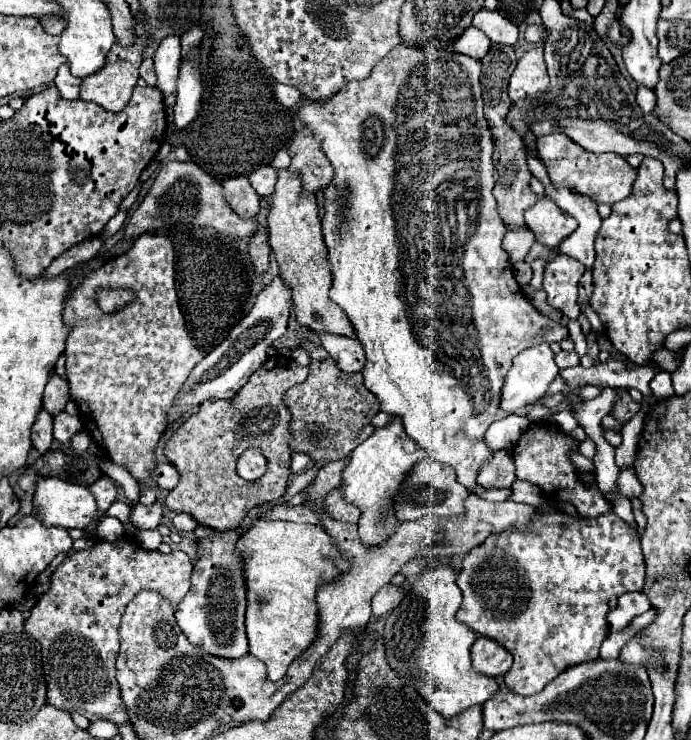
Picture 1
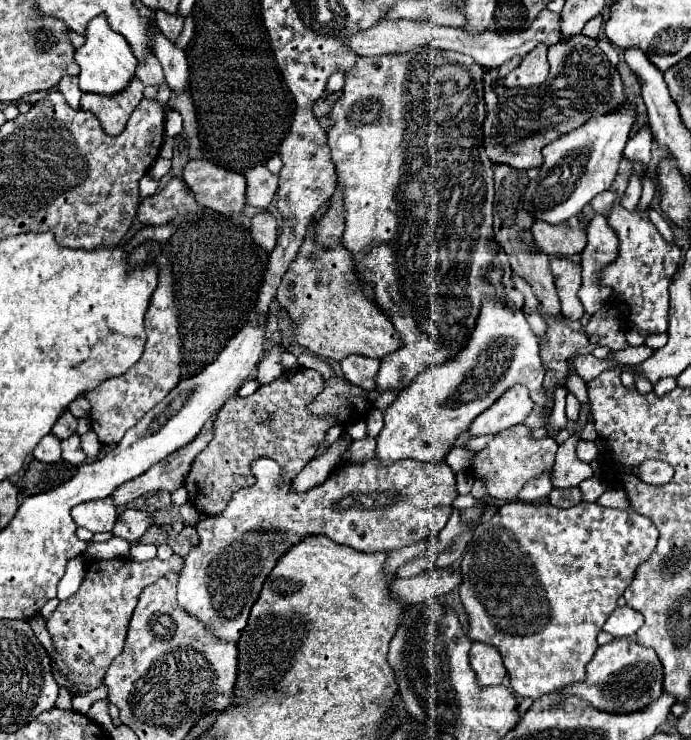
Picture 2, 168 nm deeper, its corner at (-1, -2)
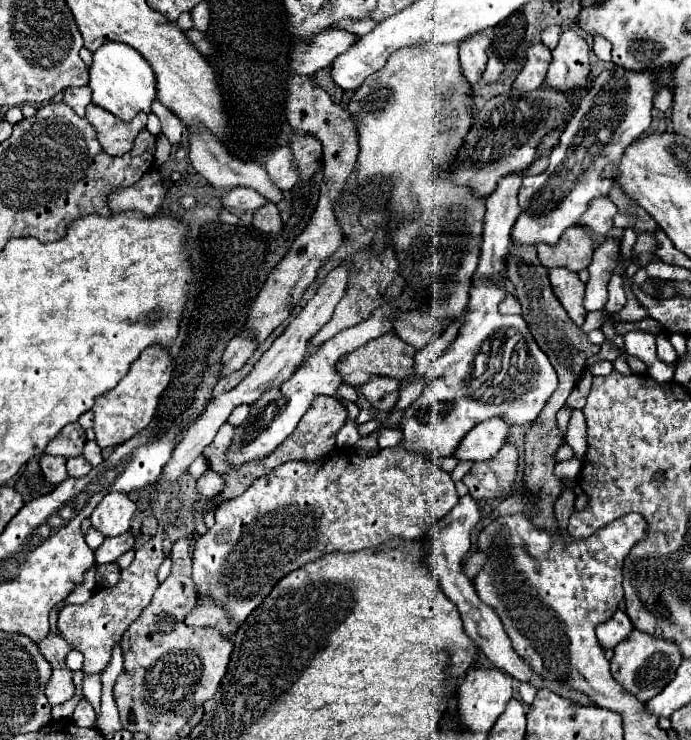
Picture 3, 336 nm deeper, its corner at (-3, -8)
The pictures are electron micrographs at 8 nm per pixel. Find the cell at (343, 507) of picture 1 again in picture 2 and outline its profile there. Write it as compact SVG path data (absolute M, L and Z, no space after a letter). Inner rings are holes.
M255 458L251 462L251 474L257 476L257 482L251 488L235 492L231 502L219 516L199 520L195 526L199 534L199 544L193 546L191 552L185 556L185 570L181 572L177 584L177 602L187 614L197 618L205 628L209 628L209 632L221 642L235 644L241 638L251 606L257 600L265 578L269 576L269 570L275 566L277 558L281 558L281 554L285 554L285 550L299 542L303 536L323 534L337 544L345 544L361 552L387 552L403 548L425 540L427 534L437 534L445 526L449 512L453 512L453 502L459 496L455 474L445 460L437 464L401 460L393 462L391 466L377 466L377 462L369 460L365 464L339 466L321 486L305 494L289 492L289 484L279 486L279 472L281 470L275 460Z

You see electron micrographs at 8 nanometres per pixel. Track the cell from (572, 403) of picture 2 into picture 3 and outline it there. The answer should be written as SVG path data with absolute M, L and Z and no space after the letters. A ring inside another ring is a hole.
M575 410L569 418L567 444L573 448L575 458L583 460L583 456L587 452L587 434L585 434L585 416L581 410Z

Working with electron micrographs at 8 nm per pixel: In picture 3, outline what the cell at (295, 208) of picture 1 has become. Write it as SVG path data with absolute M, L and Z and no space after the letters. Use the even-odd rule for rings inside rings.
M389 332L387 336L381 336L379 340L367 342L365 348L357 348L355 352L347 354L343 358L343 362L339 362L339 374L343 376L343 384L361 388L373 376L391 376L395 380L413 378L415 376L413 362L415 362L415 348L411 348L407 342L399 340L399 336L395 336L393 332Z

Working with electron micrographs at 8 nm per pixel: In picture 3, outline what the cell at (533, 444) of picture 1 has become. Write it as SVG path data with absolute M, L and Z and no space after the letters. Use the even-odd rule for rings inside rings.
M505 444L491 460L475 462L463 476L469 494L475 500L499 498L513 492L513 480L517 474L517 450L513 444Z

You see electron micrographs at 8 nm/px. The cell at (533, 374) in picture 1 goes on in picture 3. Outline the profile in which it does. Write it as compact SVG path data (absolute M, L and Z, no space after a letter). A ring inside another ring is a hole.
M499 418L485 420L463 436L463 440L459 442L459 446L453 452L453 458L471 460L471 462L489 460L505 444L507 432L509 432L509 428L507 428L507 424L503 424L503 420L499 420Z

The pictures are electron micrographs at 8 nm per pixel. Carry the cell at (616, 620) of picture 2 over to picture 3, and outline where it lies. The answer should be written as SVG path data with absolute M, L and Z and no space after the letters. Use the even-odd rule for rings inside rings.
M617 610L607 622L597 626L597 640L601 644L601 648L605 650L613 650L621 640L625 640L633 630L633 624L629 620L629 616L621 610Z

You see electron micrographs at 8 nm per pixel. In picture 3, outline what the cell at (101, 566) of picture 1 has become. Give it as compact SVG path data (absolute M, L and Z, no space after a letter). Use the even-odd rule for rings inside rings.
M151 538L145 542L137 552L135 560L131 562L129 568L121 570L121 580L113 588L99 588L85 604L69 604L59 612L57 626L67 642L75 646L85 656L83 662L83 672L85 674L101 674L105 666L111 660L111 650L113 644L121 642L123 632L129 628L129 624L143 612L143 608L151 602L159 582L155 578L157 568L165 560L163 554L163 538Z

